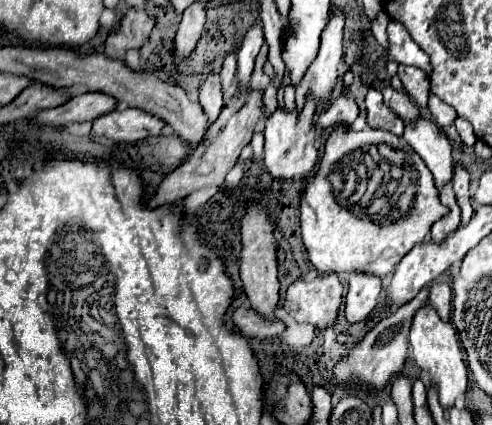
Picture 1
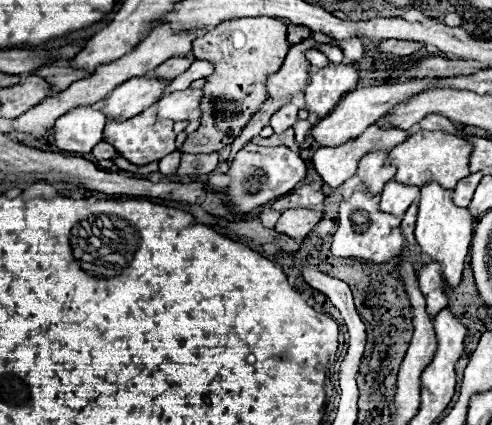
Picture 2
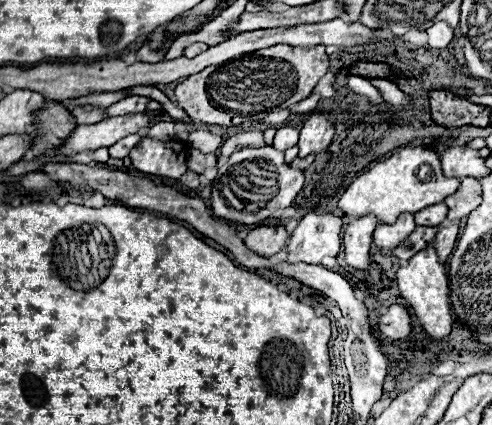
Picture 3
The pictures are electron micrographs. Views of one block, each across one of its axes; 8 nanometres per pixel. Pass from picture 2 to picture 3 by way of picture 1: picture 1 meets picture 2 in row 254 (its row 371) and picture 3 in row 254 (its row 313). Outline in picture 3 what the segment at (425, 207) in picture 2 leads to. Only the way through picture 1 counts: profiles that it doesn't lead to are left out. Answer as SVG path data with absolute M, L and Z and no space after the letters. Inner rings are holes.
M428 246L424 252L418 252L408 260L406 266L400 266L396 272L398 288L402 298L410 304L414 316L418 318L420 326L432 340L444 340L450 334L452 328L452 316L450 316L450 288L448 288L448 276L446 266L438 260L436 250Z

